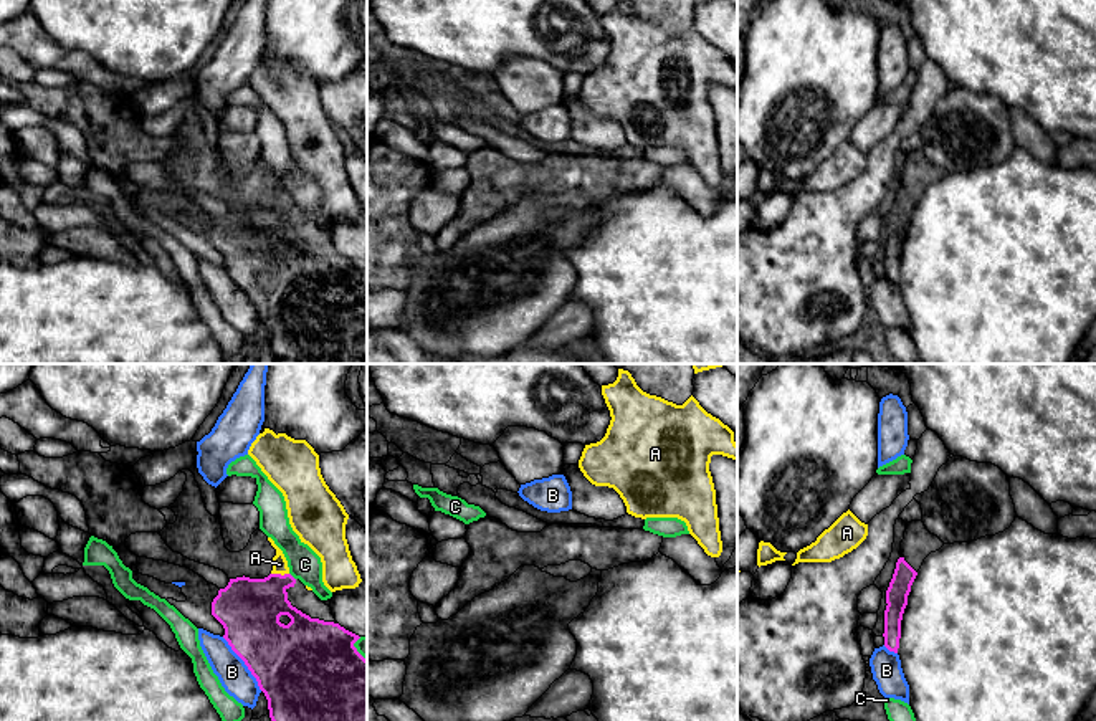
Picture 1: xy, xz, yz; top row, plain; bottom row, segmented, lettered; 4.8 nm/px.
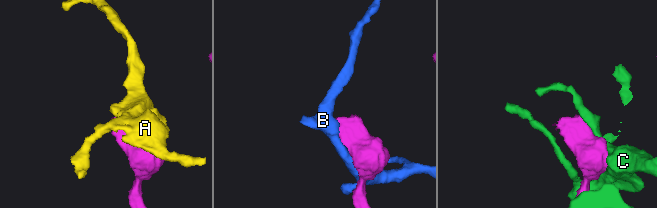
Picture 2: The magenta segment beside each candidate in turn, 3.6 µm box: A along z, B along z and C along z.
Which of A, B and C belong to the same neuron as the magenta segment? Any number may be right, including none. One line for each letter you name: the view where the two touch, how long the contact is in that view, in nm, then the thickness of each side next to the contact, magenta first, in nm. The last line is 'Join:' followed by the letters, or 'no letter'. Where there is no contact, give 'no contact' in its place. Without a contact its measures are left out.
Join: no letter

